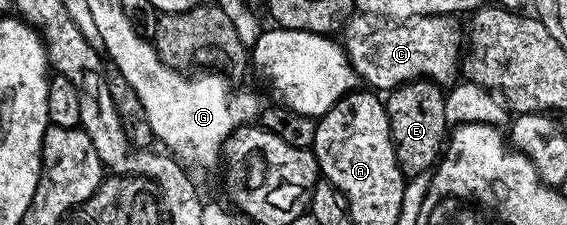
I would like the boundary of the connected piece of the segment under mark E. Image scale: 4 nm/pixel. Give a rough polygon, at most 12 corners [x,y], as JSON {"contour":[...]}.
{"contour":[[411,80],[386,93],[404,177],[431,172],[449,125],[444,89]]}

